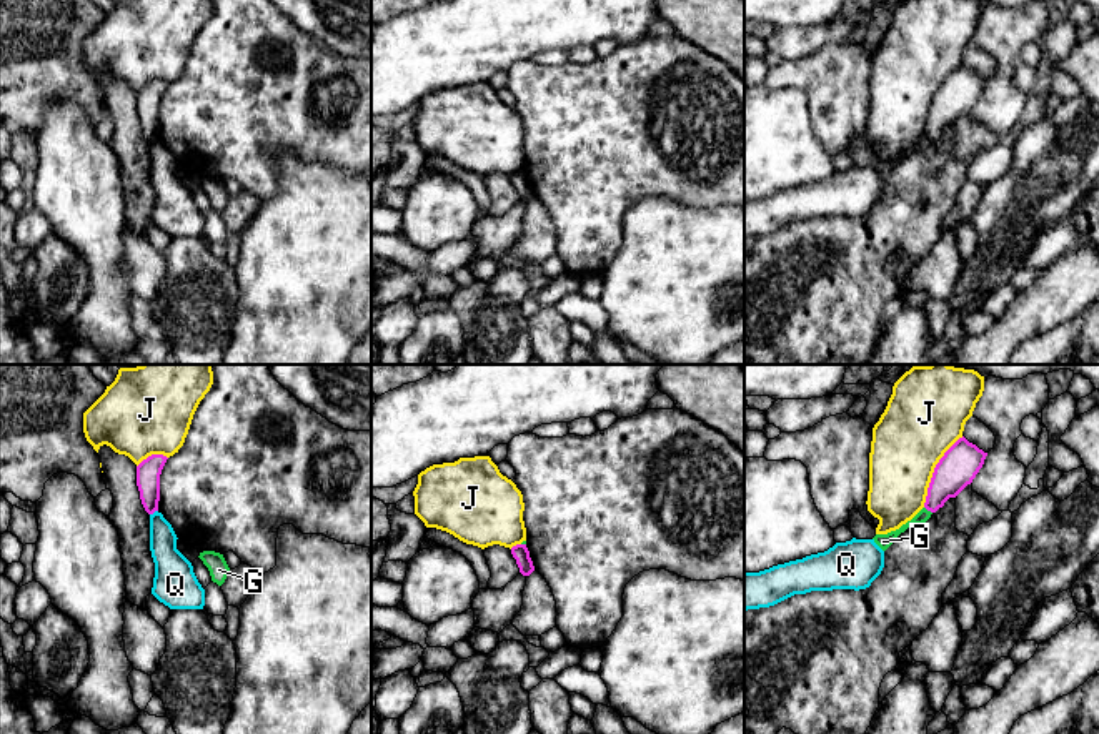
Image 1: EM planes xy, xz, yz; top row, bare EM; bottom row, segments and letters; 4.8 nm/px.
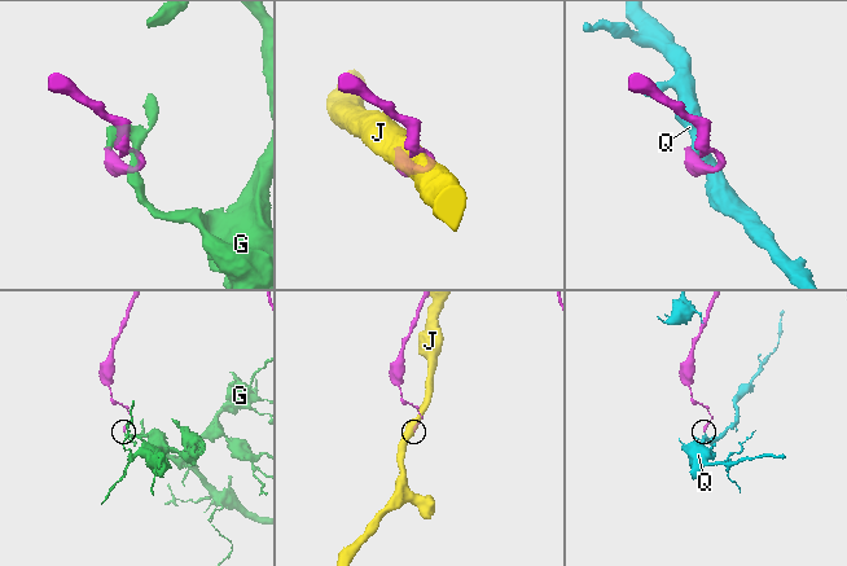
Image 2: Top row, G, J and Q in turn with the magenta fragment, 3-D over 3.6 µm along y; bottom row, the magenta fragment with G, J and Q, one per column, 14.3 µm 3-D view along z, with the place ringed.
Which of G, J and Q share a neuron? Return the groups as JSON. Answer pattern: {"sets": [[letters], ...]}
{"sets": [["G"], ["J"], ["Q"]]}

